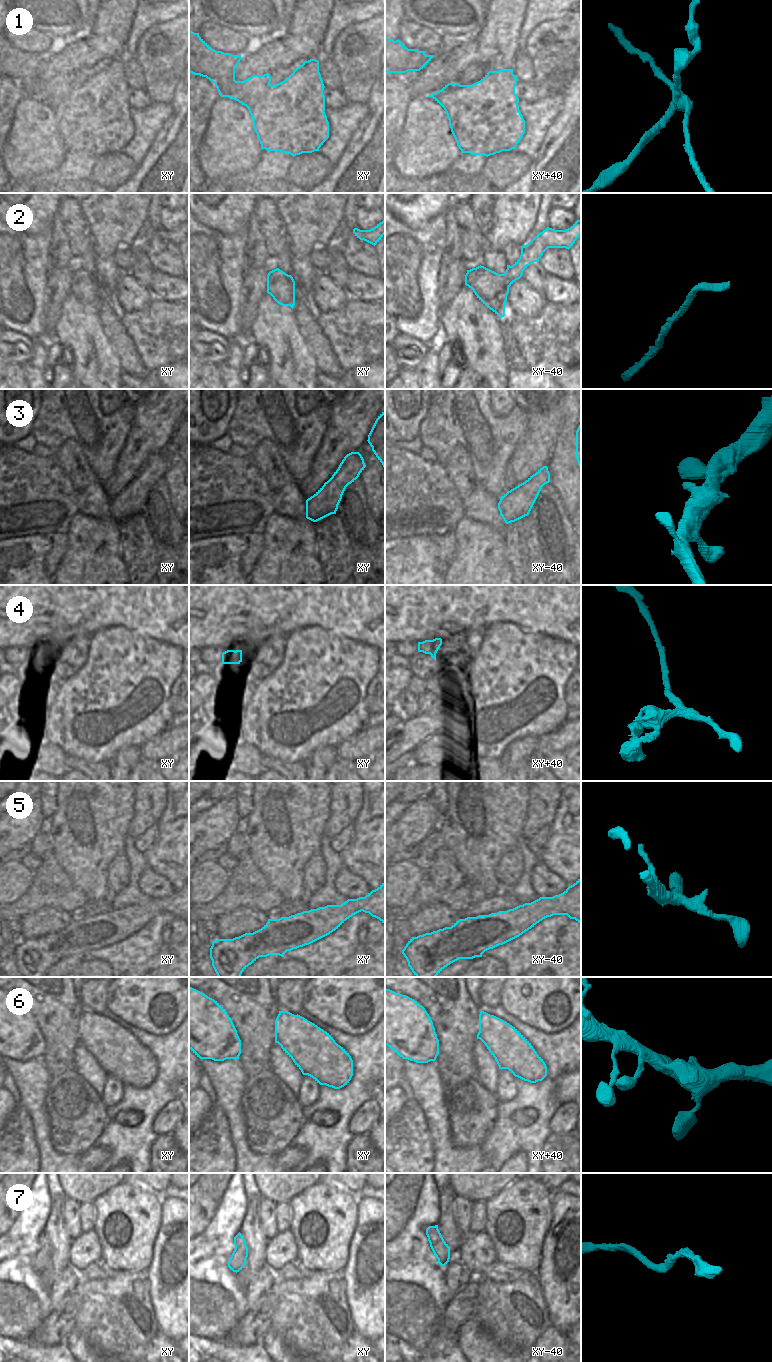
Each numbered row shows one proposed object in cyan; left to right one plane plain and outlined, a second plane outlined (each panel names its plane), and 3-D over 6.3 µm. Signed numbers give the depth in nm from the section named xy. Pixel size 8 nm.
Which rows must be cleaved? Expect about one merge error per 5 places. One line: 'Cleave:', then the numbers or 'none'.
Cleave: 1

